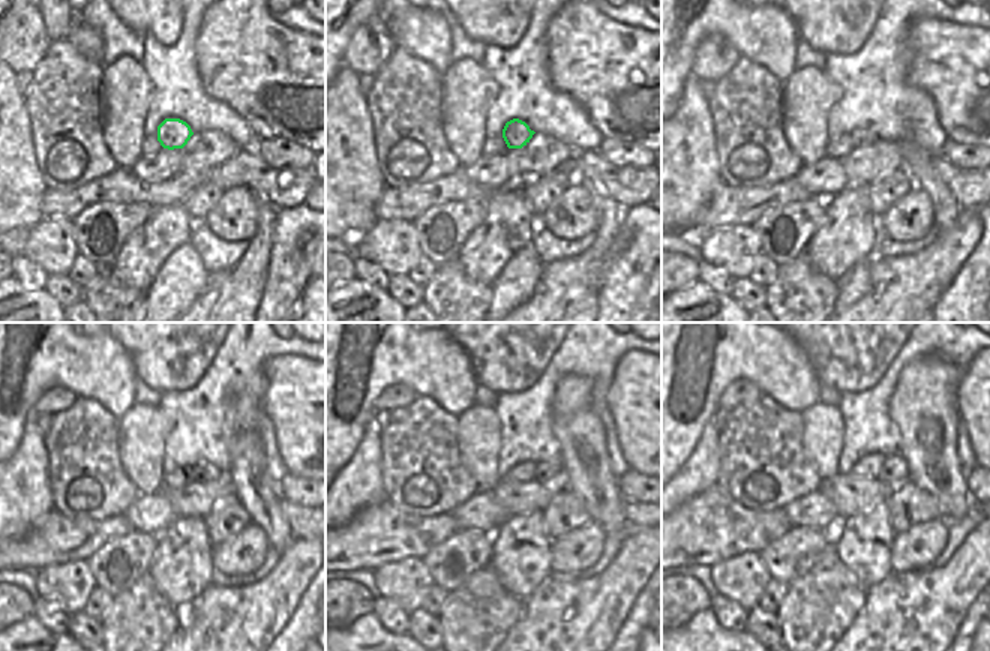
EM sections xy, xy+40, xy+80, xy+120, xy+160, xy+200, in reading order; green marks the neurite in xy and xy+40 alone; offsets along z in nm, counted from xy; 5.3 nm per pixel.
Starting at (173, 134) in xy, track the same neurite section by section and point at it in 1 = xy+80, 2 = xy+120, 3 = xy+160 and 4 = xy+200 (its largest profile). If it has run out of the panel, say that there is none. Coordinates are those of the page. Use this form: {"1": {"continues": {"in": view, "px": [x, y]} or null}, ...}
{"1": {"continues": {"in": "xy+80", "px": [858, 137]}}, "2": {"continues": {"in": "xy+120", "px": [204, 473]}}, "3": {"continues": {"in": "xy+160", "px": [548, 473]}}, "4": {"continues": {"in": "xy+200", "px": [894, 471]}}}

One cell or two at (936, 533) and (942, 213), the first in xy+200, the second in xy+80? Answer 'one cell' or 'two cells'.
two cells

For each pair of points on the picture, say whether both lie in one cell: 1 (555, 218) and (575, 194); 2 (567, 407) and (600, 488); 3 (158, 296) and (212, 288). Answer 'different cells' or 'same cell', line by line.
1: same cell
2: same cell
3: different cells

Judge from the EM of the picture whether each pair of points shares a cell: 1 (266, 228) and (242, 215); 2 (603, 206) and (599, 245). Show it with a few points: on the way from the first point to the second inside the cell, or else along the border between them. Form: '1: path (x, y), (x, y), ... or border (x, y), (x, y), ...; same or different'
1: border (254, 194), (258, 227), (249, 240); different
2: path (603, 215), (603, 236); same

